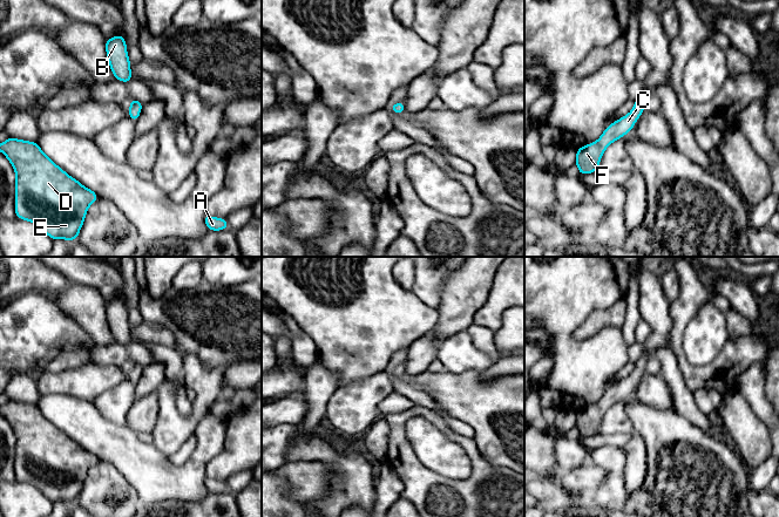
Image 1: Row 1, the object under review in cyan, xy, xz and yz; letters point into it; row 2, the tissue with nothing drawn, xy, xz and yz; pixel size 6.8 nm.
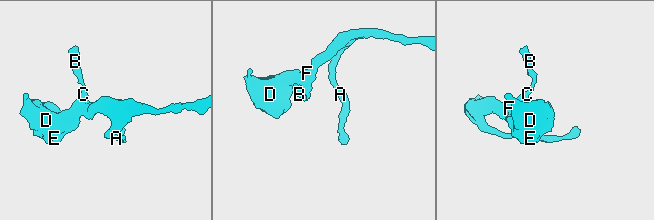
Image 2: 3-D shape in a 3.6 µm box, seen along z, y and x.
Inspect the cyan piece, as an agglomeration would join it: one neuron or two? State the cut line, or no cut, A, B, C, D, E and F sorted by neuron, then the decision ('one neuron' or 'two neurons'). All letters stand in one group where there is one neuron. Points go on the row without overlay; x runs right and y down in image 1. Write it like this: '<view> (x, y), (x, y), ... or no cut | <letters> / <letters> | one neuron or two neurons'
no cut | A B C D E F | one neuron

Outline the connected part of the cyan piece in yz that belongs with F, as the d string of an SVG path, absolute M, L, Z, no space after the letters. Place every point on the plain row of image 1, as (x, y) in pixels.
M644 354L634 365L632 373L607 389L596 404L577 411L575 427L580 433L580 437L587 437L597 434L605 411L612 404L622 401L624 397L631 394L635 386L638 383L639 379L645 372L645 365L649 358L650 356L648 354Z

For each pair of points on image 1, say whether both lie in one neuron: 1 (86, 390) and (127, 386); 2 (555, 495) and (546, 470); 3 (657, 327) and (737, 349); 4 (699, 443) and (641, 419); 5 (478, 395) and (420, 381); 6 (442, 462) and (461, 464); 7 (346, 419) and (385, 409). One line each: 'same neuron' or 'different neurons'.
1: different neurons
2: different neurons
3: different neurons
4: same neuron
5: same neuron
6: same neuron
7: different neurons

